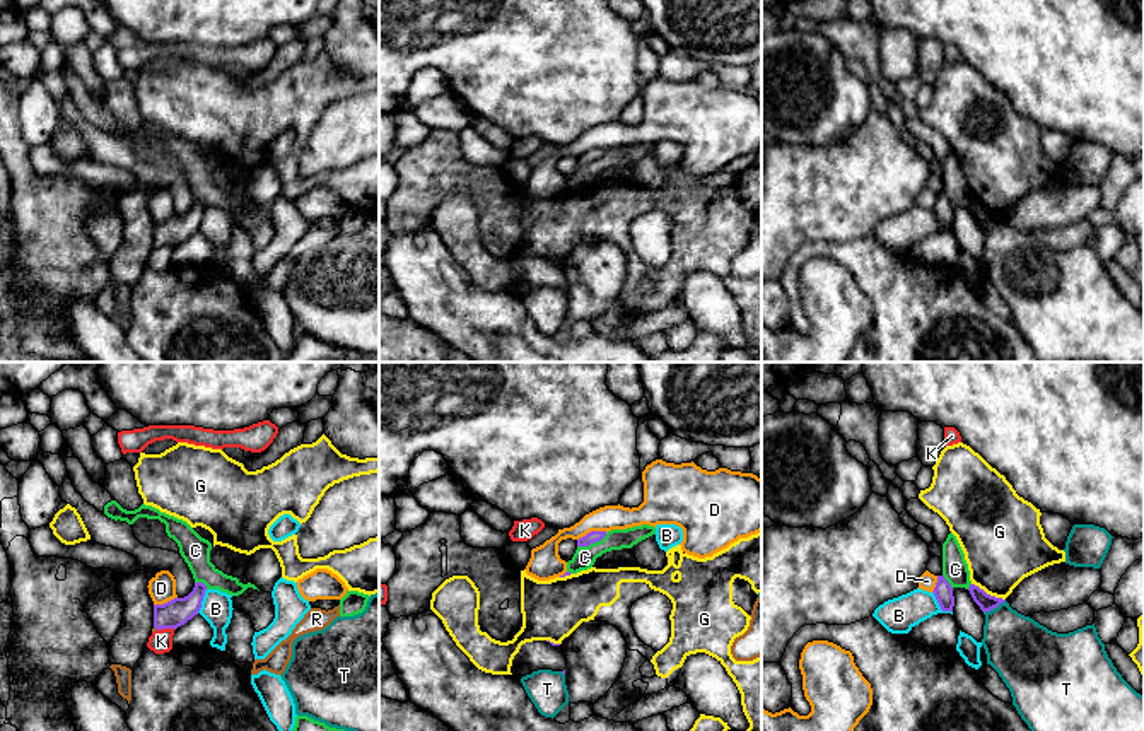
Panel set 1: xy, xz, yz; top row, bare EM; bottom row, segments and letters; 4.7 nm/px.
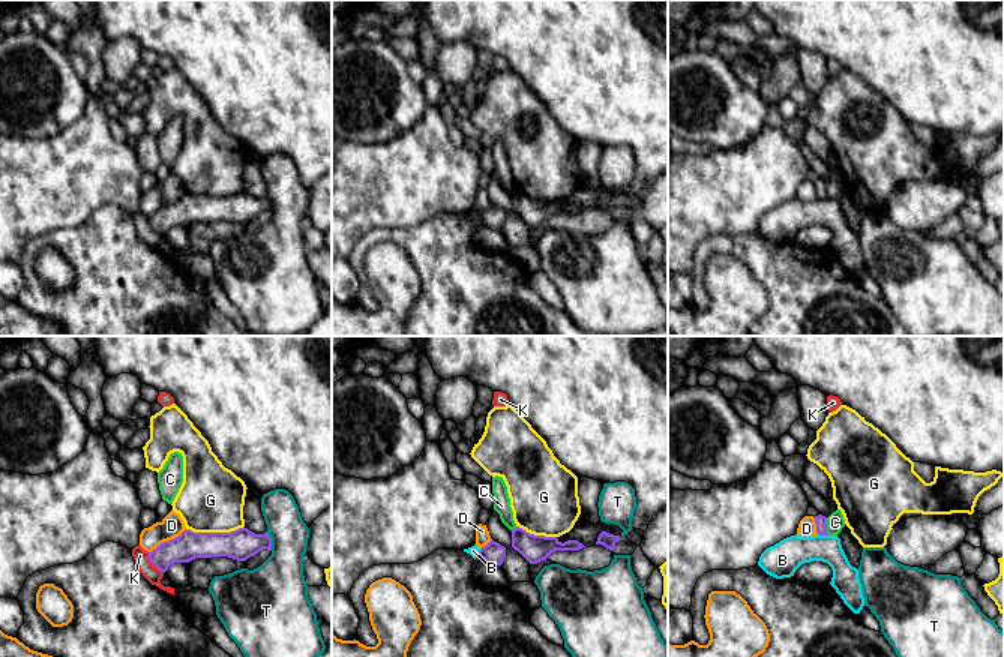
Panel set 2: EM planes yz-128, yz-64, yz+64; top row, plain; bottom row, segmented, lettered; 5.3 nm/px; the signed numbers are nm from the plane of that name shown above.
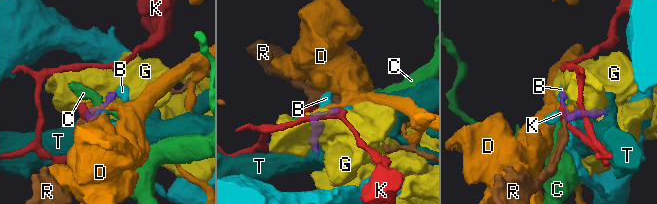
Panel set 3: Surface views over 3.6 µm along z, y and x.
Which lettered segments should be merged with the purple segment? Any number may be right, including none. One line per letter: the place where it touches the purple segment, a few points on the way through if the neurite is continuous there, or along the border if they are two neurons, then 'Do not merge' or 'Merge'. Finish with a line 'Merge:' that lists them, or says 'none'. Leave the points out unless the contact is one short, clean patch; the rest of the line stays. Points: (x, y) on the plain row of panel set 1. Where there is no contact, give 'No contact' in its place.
B: Touches purple at yz (939, 222). Boundary: yz (933, 209), (938, 222), (951, 229). Do not merge
C: Touches purple at xz (591, 159). Boundary: xz (607, 151), (600, 157), (577, 164). Do not merge
D: Touches purple at xz (591, 149). Boundary: xz (607, 149), (588, 149), (577, 157). Do not merge
G: Touches purple at yz (989, 212). Boundary: yz (972, 200), (1004, 217). Do not merge
K: Touches purple at xy (166, 245). Boundary: xy (175, 246), (157, 248). Do not merge
R: Touches purple at xy (156, 245). Path across: xy (176, 229), (156, 245), (154, 246). Merge
T: Touches purple at yz (994, 224). Do not merge
Merge: R

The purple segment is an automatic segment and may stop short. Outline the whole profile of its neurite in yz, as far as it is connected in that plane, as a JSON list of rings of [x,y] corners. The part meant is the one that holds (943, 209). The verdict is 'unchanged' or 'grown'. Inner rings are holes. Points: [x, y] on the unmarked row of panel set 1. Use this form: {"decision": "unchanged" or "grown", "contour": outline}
{"decision": "unchanged", "contour": [[[937,193],[937,200],[932,210],[943,229],[953,229],[953,224],[954,224],[953,205],[944,196],[944,193]]]}

